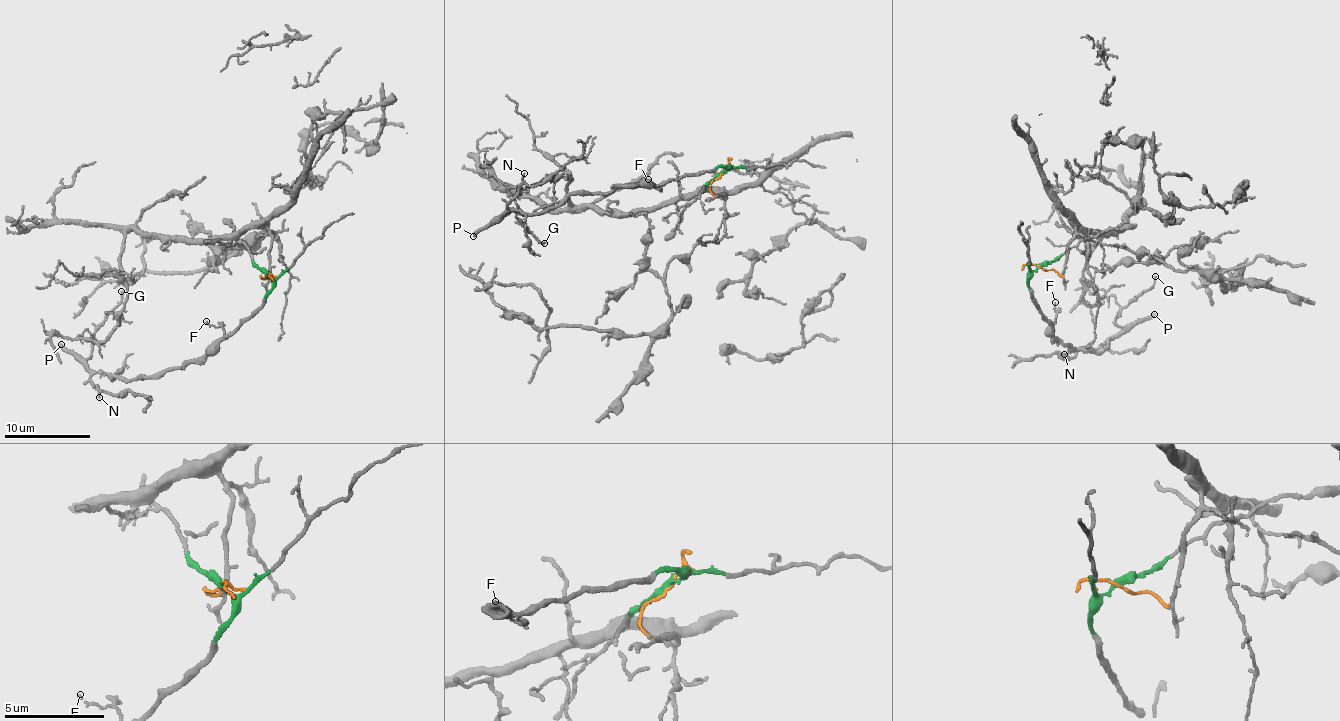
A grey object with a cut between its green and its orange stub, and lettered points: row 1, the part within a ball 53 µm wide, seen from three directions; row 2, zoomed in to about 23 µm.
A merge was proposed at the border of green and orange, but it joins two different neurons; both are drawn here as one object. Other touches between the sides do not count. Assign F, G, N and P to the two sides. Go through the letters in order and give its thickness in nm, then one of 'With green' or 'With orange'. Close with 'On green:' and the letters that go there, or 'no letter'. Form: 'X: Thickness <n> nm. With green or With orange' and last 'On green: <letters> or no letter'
F: Thickness 100 nm. With green
G: Thickness 120 nm. With green
N: Thickness 90 nm. With green
P: Thickness 280 nm. With green
On green: F, G, N, P

